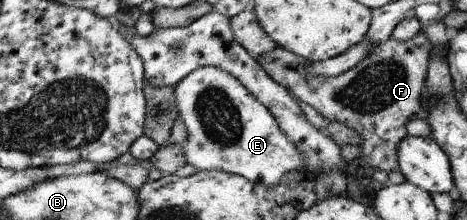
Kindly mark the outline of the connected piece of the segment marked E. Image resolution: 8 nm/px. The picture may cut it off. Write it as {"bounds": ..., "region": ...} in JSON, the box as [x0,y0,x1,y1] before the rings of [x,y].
{"bounds":[175,66,306,187],"region":[[[204,66],[189,73],[175,87],[175,103],[189,133],[182,146],[186,164],[194,166],[197,172],[225,171],[273,187],[291,171],[305,171],[306,160],[299,147],[279,129],[270,109],[222,68]]]}

